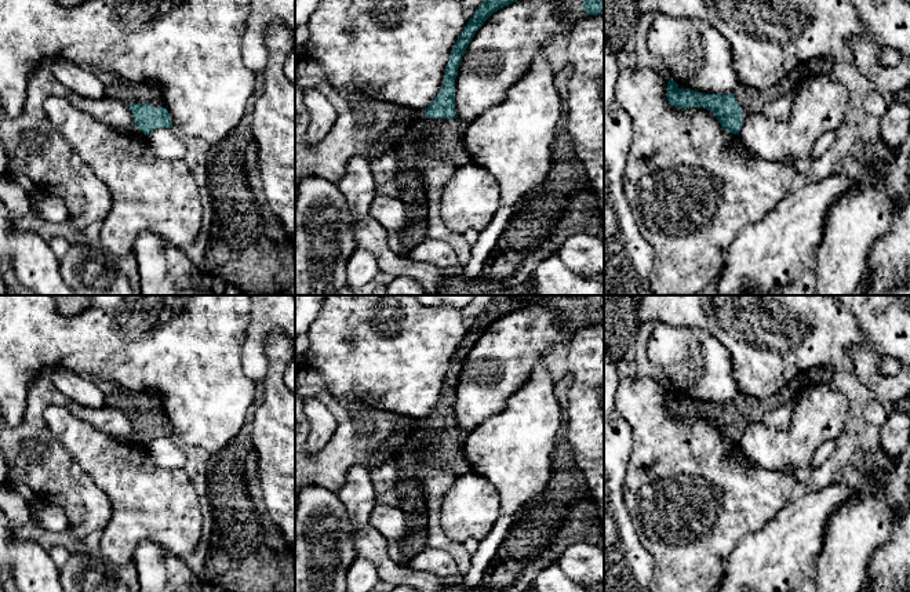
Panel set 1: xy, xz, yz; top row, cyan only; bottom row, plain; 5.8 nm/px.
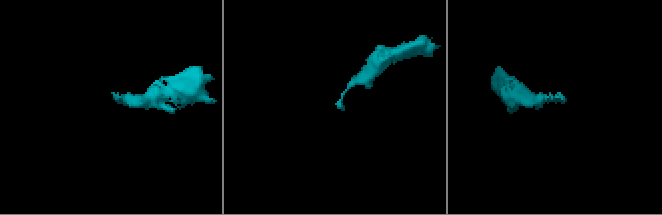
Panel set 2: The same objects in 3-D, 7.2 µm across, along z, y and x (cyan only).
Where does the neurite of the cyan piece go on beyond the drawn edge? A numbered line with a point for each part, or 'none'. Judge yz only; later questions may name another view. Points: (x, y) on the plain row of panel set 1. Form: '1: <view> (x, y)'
1: yz (752, 410)

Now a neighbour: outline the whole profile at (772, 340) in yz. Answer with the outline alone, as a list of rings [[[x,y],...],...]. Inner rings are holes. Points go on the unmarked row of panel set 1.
[[[640,295],[634,313],[641,323],[654,322],[671,327],[698,327],[714,337],[731,355],[734,378],[740,395],[754,399],[789,389],[790,384],[819,366],[853,374],[849,349],[866,346],[863,333],[852,312],[841,302],[825,295]]]

